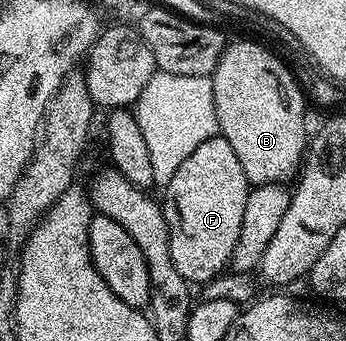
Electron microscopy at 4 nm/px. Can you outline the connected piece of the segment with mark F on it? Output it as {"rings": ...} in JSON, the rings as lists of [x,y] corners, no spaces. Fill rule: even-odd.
{"rings":[[[216,137],[205,141],[205,145],[197,145],[193,154],[184,161],[181,169],[173,173],[173,177],[165,185],[167,191],[161,195],[163,216],[169,225],[169,245],[173,265],[181,277],[185,277],[192,285],[202,285],[224,274],[223,267],[232,262],[235,246],[241,233],[243,218],[247,212],[247,193],[249,184],[245,177],[245,169],[241,169],[241,161],[237,161],[237,153],[229,146],[229,141]]]}

